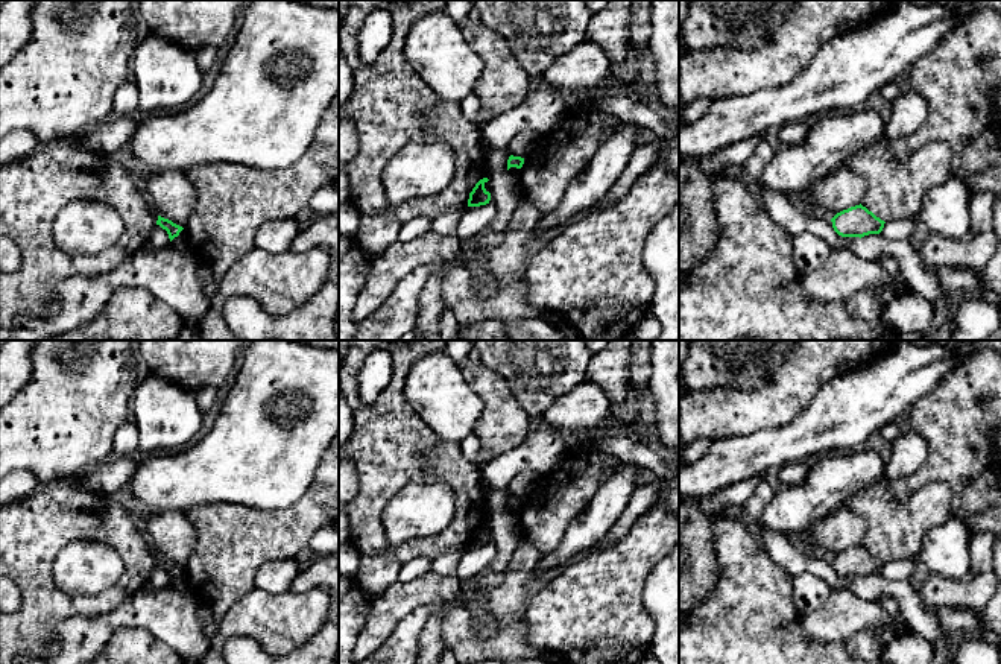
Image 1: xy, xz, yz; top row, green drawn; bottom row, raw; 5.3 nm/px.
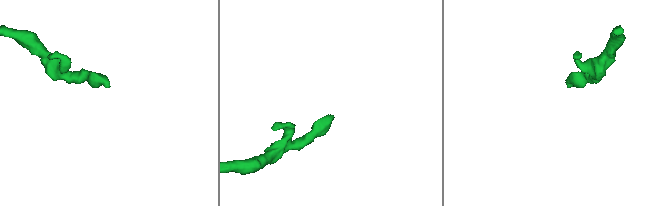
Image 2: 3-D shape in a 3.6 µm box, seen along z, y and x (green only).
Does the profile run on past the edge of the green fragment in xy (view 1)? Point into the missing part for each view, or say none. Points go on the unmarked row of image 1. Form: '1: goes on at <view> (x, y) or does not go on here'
1: does not go on here

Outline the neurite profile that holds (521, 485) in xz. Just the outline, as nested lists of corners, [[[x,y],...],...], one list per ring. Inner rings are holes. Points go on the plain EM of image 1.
[[[533,470],[521,471],[510,480],[507,491],[513,497],[526,498],[532,494],[532,491],[536,488],[541,479],[542,474],[539,474],[538,471]]]

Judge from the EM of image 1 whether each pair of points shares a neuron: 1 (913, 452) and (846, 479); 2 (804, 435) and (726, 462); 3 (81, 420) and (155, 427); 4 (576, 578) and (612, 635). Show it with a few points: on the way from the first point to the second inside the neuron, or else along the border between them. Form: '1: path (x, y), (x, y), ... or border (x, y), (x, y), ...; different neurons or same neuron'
1: border (886, 462), (883, 477); different neurons
2: path (784, 445), (764, 448), (746, 456); same neuron
3: border (140, 382), (131, 397), (129, 417); different neurons
4: path (590, 591), (594, 596), (594, 617), (599, 622); same neuron

